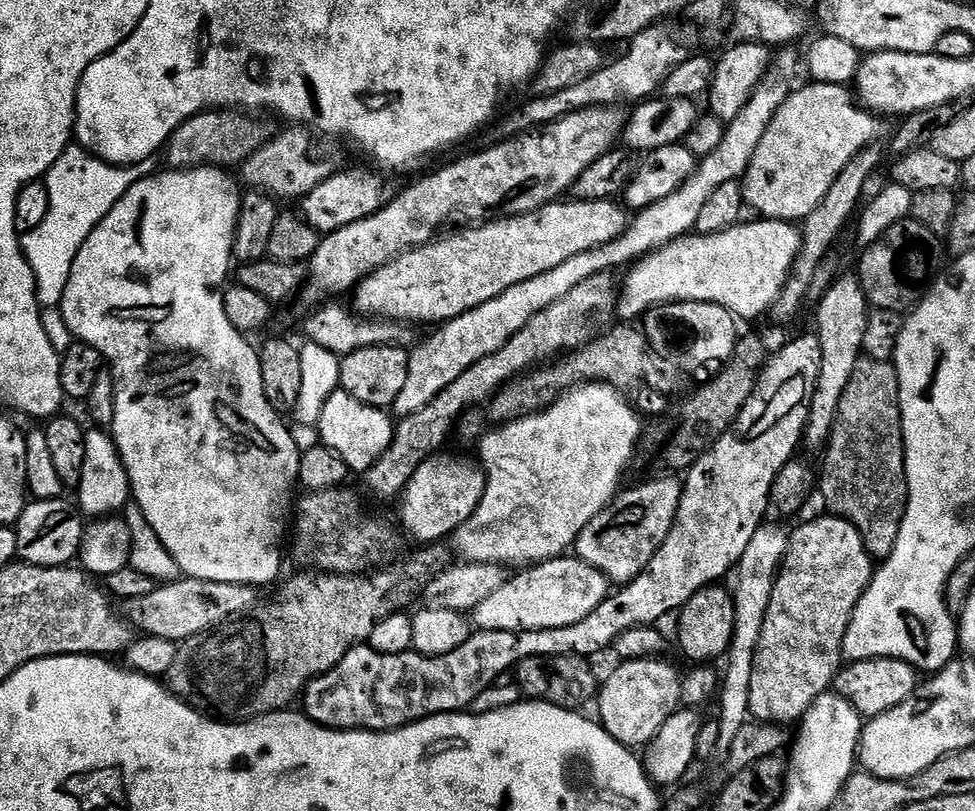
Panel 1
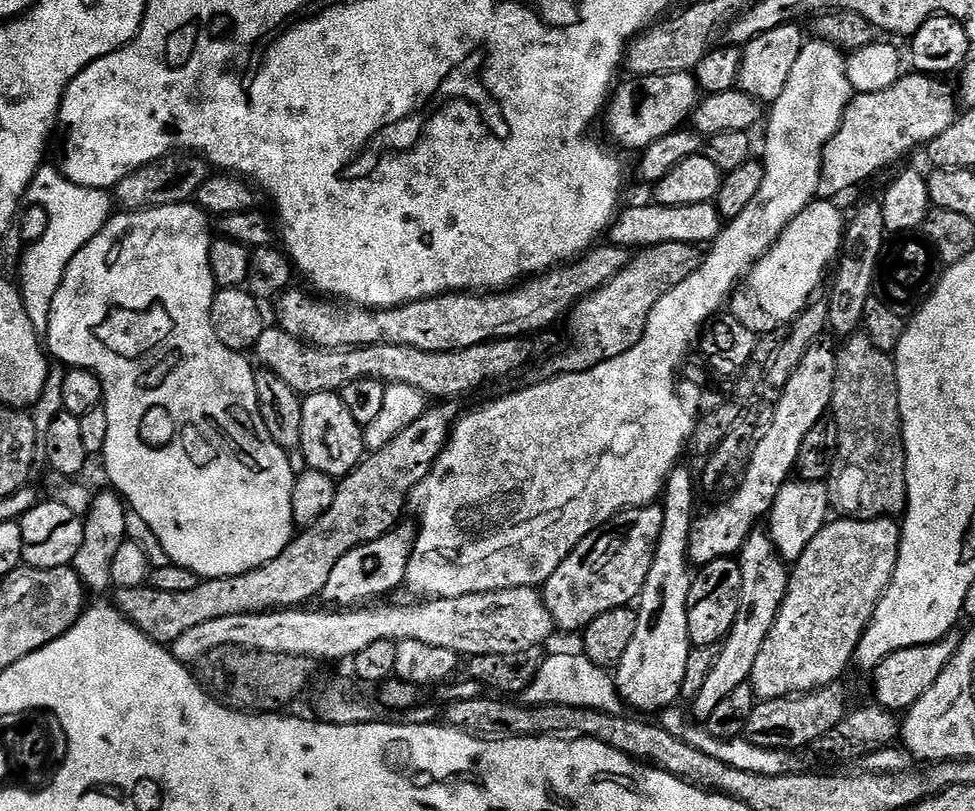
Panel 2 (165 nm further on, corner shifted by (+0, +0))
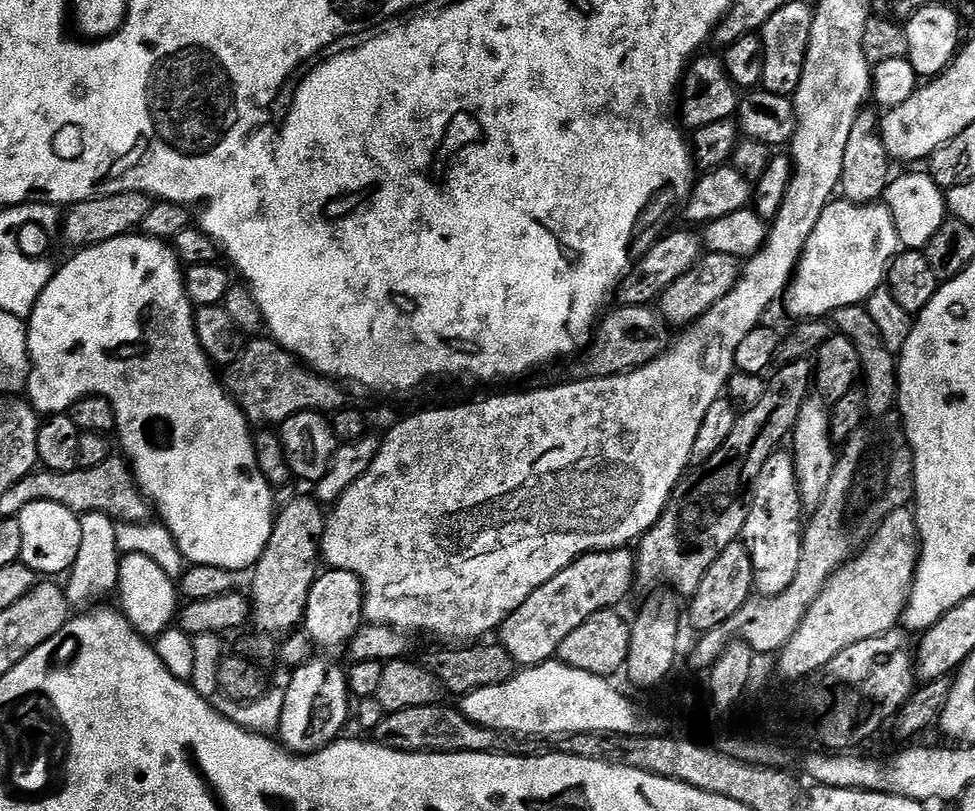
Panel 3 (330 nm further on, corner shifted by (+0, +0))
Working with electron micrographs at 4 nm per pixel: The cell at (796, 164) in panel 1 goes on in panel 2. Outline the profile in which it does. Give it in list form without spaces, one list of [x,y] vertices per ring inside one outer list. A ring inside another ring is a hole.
[[[927,74],[901,75],[900,81],[886,90],[877,92],[862,92],[853,95],[848,109],[844,111],[844,120],[840,123],[840,129],[830,138],[828,145],[824,147],[824,161],[820,167],[820,191],[824,198],[837,198],[843,192],[851,190],[855,184],[868,180],[879,168],[886,168],[895,160],[900,160],[915,144],[927,145],[928,141],[938,138],[946,126],[956,121],[958,115],[958,96],[945,81],[933,78]]]

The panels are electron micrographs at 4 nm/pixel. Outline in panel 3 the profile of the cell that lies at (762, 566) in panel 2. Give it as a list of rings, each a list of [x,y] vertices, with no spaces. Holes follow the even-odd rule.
[[[777,450],[770,458],[766,458],[766,466],[762,466],[762,471],[758,473],[756,484],[752,488],[746,522],[740,531],[740,540],[746,546],[752,563],[752,586],[759,595],[777,596],[782,594],[782,590],[786,590],[786,586],[790,586],[790,582],[794,582],[794,574],[798,574],[798,562],[802,558],[805,527],[806,509],[800,500],[796,461],[792,459],[791,451]]]

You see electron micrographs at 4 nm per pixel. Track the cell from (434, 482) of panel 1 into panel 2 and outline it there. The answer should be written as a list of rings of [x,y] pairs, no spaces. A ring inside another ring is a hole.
[[[404,527],[393,528],[387,536],[358,546],[350,550],[346,558],[339,560],[322,593],[322,600],[328,603],[325,605],[339,606],[344,610],[353,606],[364,606],[367,605],[364,604],[367,600],[372,600],[375,596],[384,596],[387,592],[394,591],[399,584],[403,585],[408,579],[408,563],[412,557],[412,546],[416,542],[417,533],[415,527]]]

